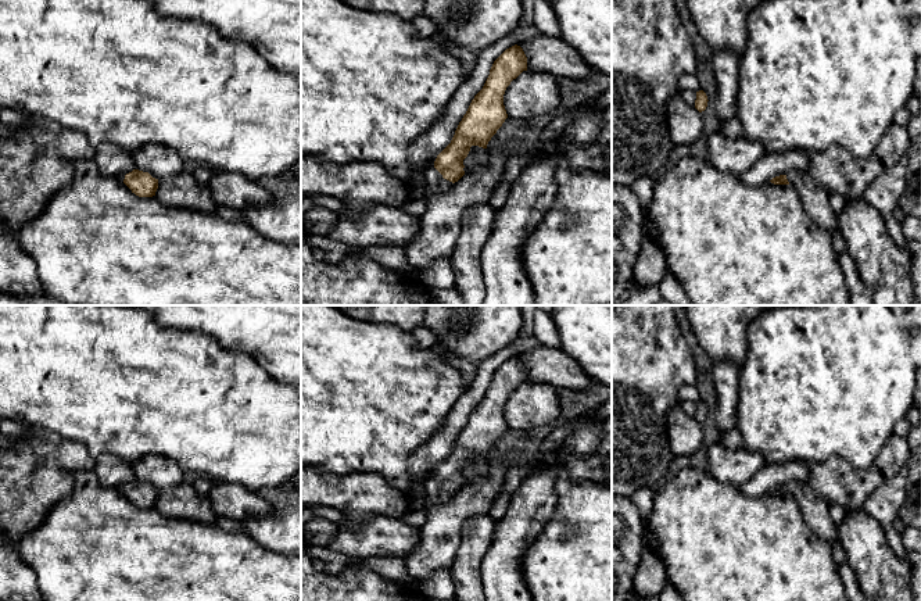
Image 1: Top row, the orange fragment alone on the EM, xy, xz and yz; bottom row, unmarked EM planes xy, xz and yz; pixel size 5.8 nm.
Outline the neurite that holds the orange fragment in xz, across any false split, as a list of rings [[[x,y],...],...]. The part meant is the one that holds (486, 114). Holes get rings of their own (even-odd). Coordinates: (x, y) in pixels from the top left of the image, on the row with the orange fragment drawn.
[[[517,44],[494,61],[483,89],[472,100],[451,143],[437,155],[434,167],[427,169],[424,200],[449,190],[465,175],[463,160],[472,146],[487,149],[508,118],[505,90],[523,71],[527,71],[527,57]]]

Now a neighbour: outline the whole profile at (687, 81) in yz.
[[[692,74],[681,75],[678,78],[677,86],[678,86],[678,92],[689,89],[689,90],[696,93],[696,92],[700,90],[700,85],[699,85],[698,76],[692,75]]]

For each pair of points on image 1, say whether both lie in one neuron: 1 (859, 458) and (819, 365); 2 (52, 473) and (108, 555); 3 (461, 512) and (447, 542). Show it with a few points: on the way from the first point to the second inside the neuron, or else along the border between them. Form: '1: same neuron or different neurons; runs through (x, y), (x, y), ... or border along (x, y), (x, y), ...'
1: same neuron; runs through (857, 435), (853, 417), (838, 389)
2: different neurons; border along (88, 469), (75, 475), (74, 489), (43, 517)
3: same neuron; runs through (454, 519), (447, 526), (447, 535)

